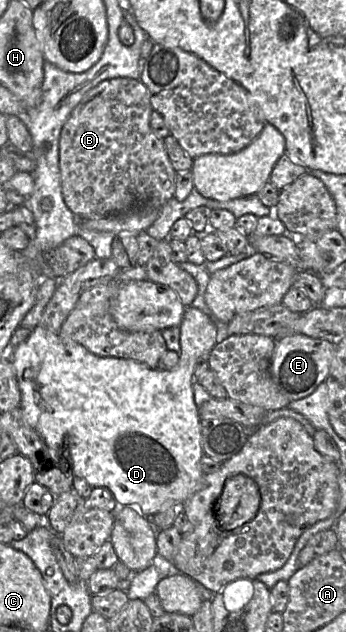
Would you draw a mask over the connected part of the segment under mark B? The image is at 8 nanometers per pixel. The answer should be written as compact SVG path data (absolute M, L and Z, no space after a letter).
M107 79L91 88L64 123L59 142L60 184L67 207L77 218L98 219L142 206L162 207L174 197L174 170L163 140L150 127L150 93L139 79Z

